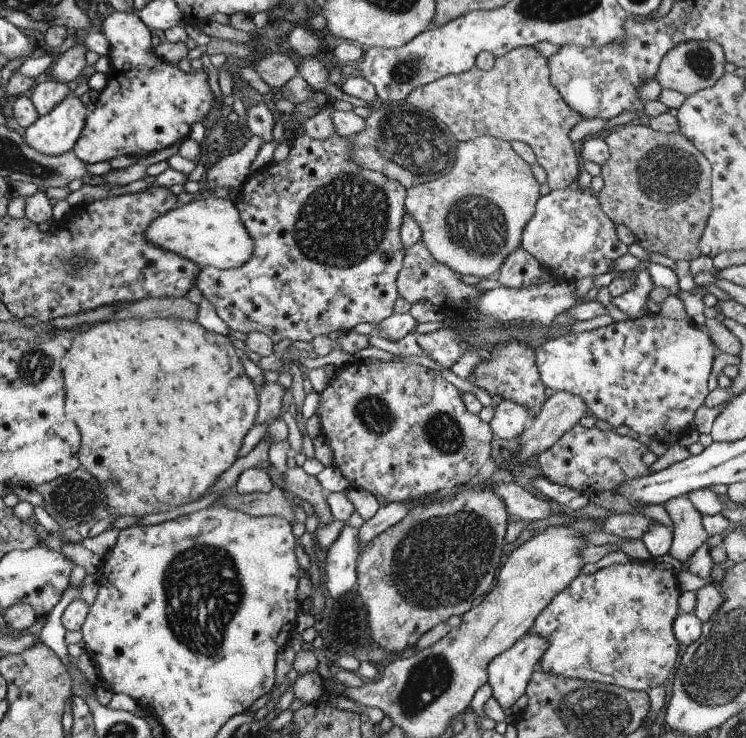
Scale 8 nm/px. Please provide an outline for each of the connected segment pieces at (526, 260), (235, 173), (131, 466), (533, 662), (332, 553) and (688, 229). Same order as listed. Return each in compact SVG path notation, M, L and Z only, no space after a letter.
M519 246L499 266L497 281L507 288L527 288L537 282L541 269L539 262Z
M253 135L245 142L238 152L230 152L228 156L212 164L206 170L205 190L215 188L240 188L249 174L249 166L255 158L255 154L264 146L263 141Z
M175 318L105 321L75 334L63 358L61 358L61 374L63 379L64 405L63 412L67 419L73 421L79 428L80 445L77 458L82 468L85 468L101 486L107 504L104 514L115 516L136 516L140 518L158 512L167 512L187 502L193 502L203 496L209 486L213 486L222 472L225 472L237 457L241 448L243 436L255 424L258 411L257 388L245 374L238 351L231 346L228 335L219 335L207 331L195 321L183 321Z
M525 634L517 642L513 642L507 650L503 650L501 654L489 661L486 682L491 687L491 696L499 703L503 711L509 710L513 702L524 693L531 673L537 666L538 660L541 660L547 646L549 644L547 644L547 640L543 640L543 636Z
M345 523L337 540L332 542L325 552L325 590L327 596L335 602L353 588L357 578L357 559L361 554L357 530L359 528Z
M644 121L621 124L602 136L609 148L609 158L599 168L603 187L595 195L603 214L613 224L629 228L636 244L647 253L657 252L673 262L700 256L698 240L711 212L711 166L705 156L681 133L655 131Z

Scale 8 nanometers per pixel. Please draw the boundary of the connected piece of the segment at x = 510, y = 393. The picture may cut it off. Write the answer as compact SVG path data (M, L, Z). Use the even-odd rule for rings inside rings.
M514 339L503 344L495 344L495 348L492 347L489 356L489 359L481 359L475 365L471 375L466 380L485 390L490 396L497 394L505 400L519 404L521 408L525 406L532 413L541 410L542 401L545 399L545 386L539 380L535 350L529 348L527 343L520 343Z

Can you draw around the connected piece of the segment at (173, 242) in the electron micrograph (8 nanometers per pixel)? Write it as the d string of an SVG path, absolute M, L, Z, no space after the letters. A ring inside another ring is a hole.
M205 196L188 204L175 206L163 216L154 218L145 228L145 240L161 250L169 250L185 257L197 266L221 270L239 268L249 262L249 256L253 254L253 238L249 238L236 204L217 196Z

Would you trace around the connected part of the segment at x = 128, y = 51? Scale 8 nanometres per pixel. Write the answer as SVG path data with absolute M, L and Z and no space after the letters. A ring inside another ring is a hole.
M111 12L101 22L101 33L109 42L109 72L106 87L98 94L95 109L85 117L83 130L72 151L81 162L91 164L117 156L143 158L184 139L195 122L211 110L214 96L207 85L207 72L186 74L151 52L151 32L136 13Z

